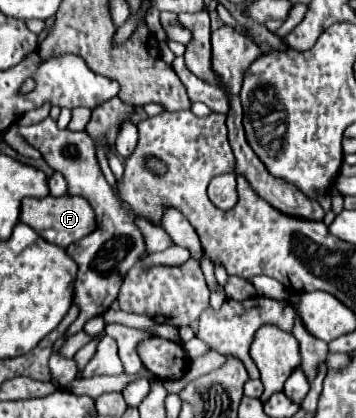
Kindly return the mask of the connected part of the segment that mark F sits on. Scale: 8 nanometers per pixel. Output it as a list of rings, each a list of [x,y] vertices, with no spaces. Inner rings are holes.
[[[47,196],[47,198],[23,198],[21,202],[21,222],[31,226],[41,238],[61,248],[89,236],[95,230],[95,214],[91,204],[83,196]]]

